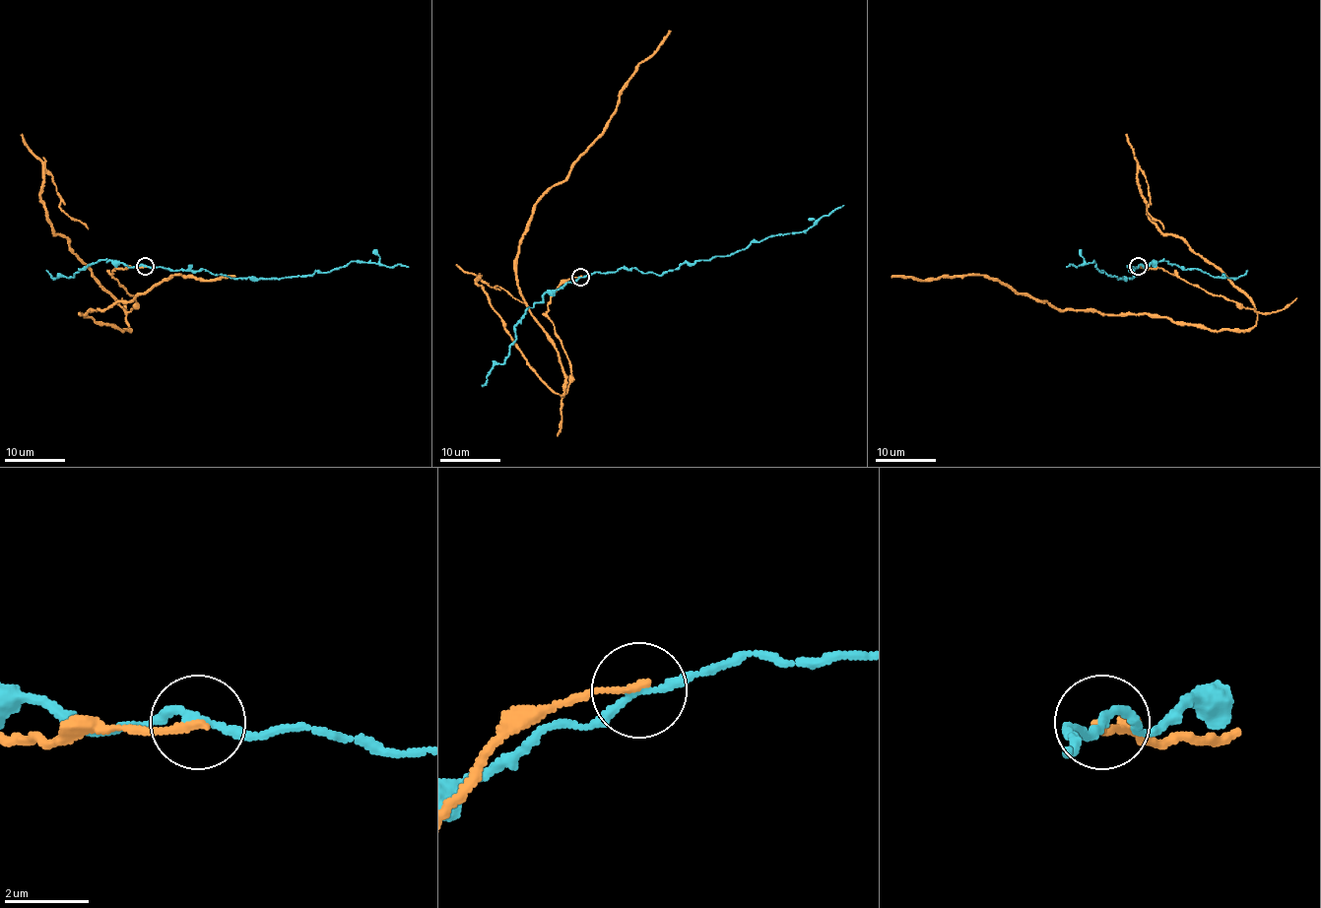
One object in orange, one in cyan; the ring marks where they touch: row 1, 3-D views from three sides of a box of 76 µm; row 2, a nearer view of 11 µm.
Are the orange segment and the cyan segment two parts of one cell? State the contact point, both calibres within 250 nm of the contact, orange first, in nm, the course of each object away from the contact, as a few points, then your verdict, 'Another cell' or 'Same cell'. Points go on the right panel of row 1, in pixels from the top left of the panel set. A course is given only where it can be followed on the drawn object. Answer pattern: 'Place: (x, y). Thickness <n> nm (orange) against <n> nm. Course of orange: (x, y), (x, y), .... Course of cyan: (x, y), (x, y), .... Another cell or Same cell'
Place: (1138, 266). Thickness 170 nm (orange) against 190 nm. Course of orange: (1138, 266), (1253, 309), (1258, 319), (1244, 330), (1212, 330), (1147, 313), (1059, 310), (983, 276), (891, 276). Course of cyan: (1138, 266), (1129, 270), (1136, 276), (1132, 279), (1107, 276), (1096, 268), (1093, 260), (1066, 266). Another cell

